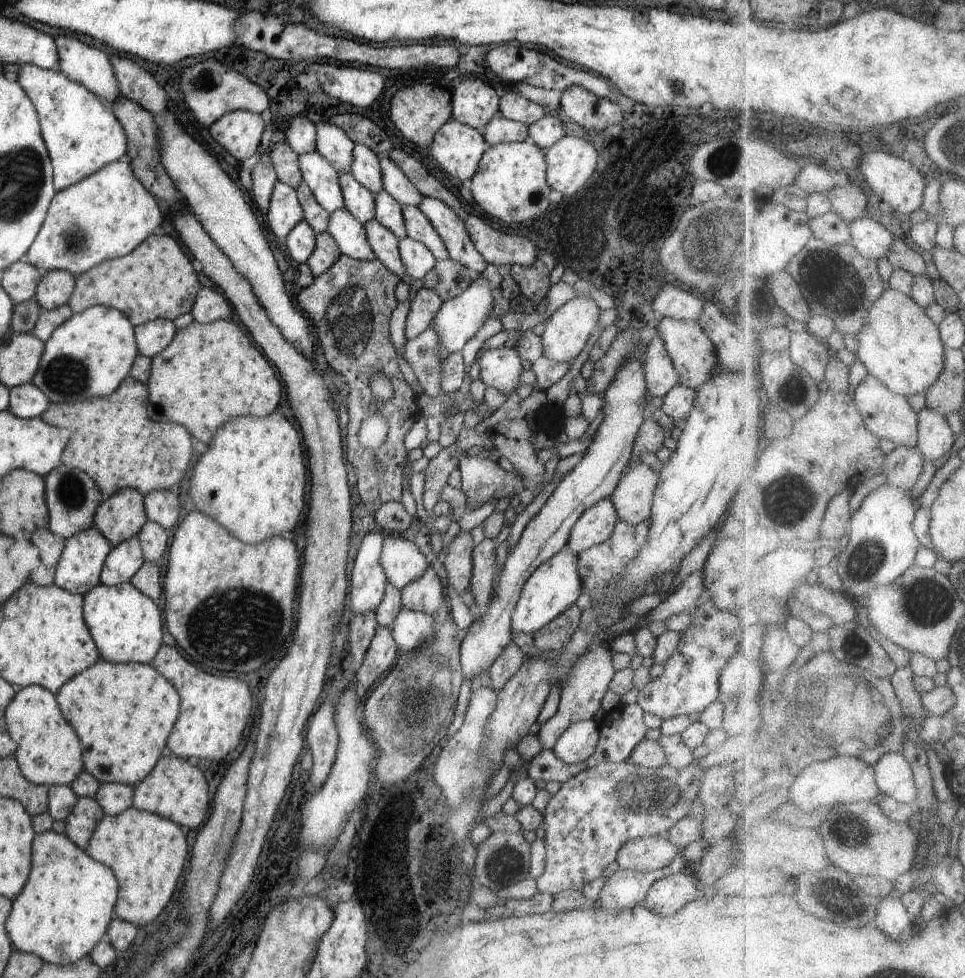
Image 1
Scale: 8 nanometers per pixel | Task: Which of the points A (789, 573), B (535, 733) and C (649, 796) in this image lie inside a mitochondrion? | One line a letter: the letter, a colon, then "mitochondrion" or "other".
A: other
B: other
C: mitochondrion

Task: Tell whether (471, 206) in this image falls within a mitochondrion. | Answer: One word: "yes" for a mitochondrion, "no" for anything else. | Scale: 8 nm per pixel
no

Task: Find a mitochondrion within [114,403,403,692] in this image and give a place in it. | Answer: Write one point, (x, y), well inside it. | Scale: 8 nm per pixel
(225, 625)

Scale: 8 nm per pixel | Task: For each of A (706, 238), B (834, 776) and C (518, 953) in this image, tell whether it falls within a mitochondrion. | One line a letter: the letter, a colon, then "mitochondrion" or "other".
A: mitochondrion
B: other
C: other

